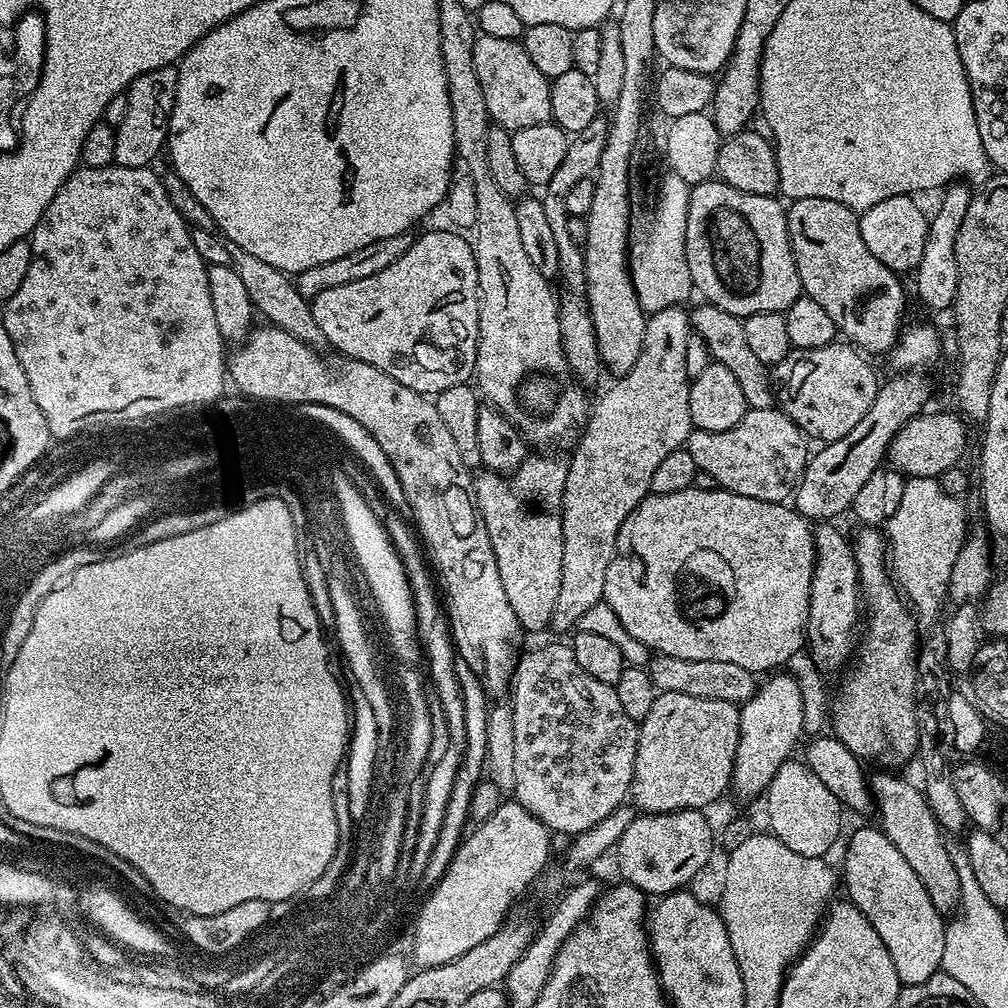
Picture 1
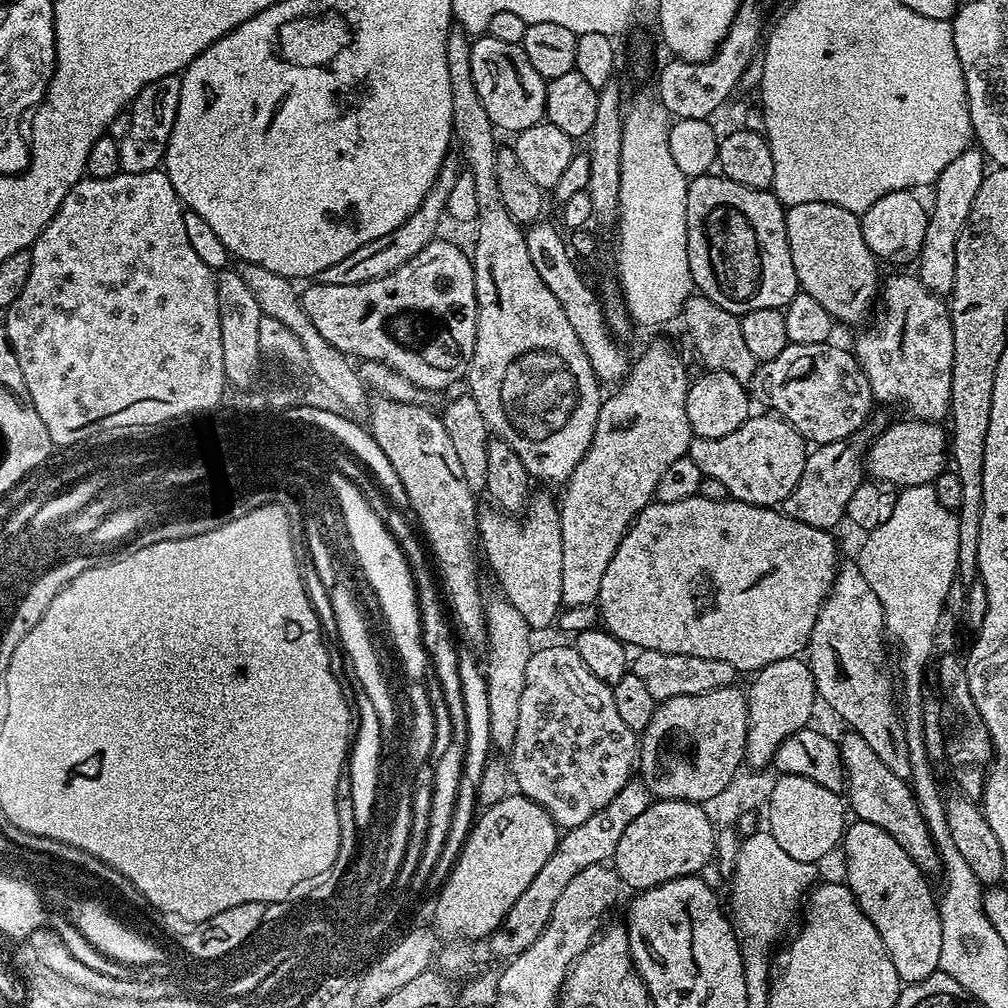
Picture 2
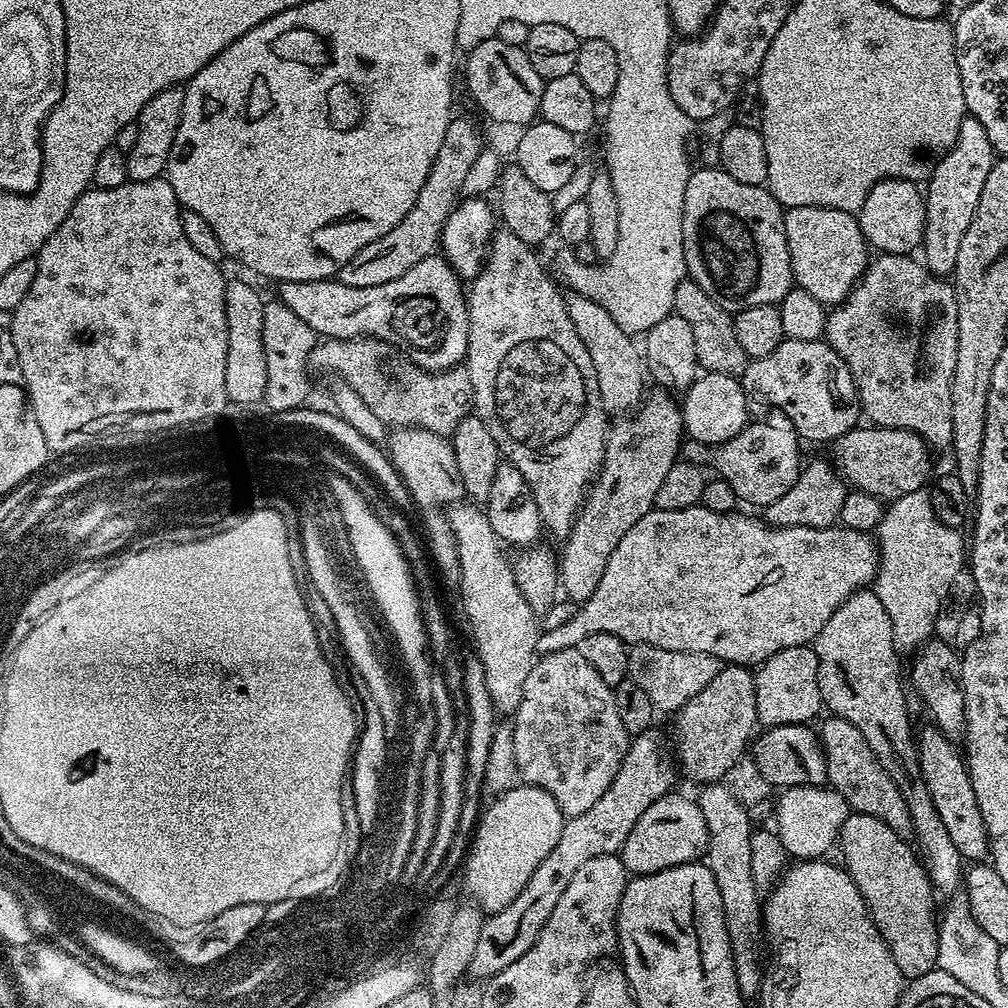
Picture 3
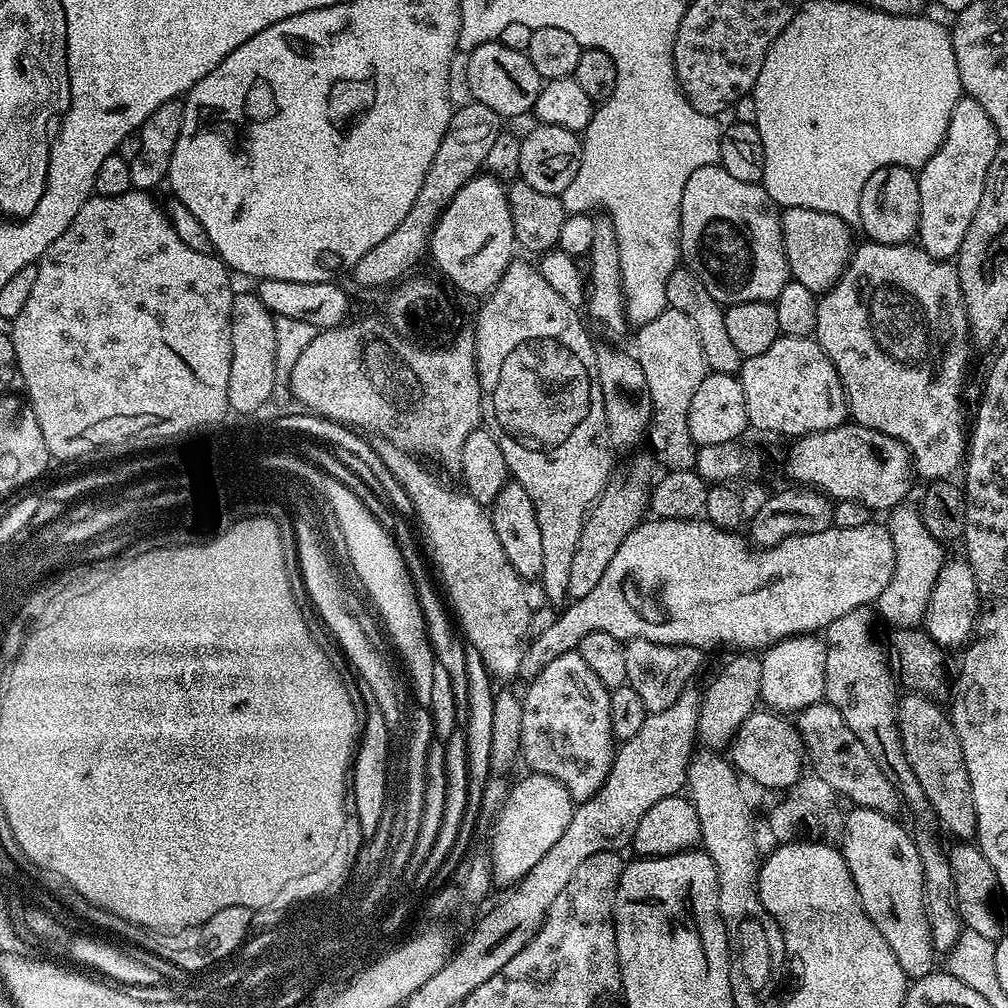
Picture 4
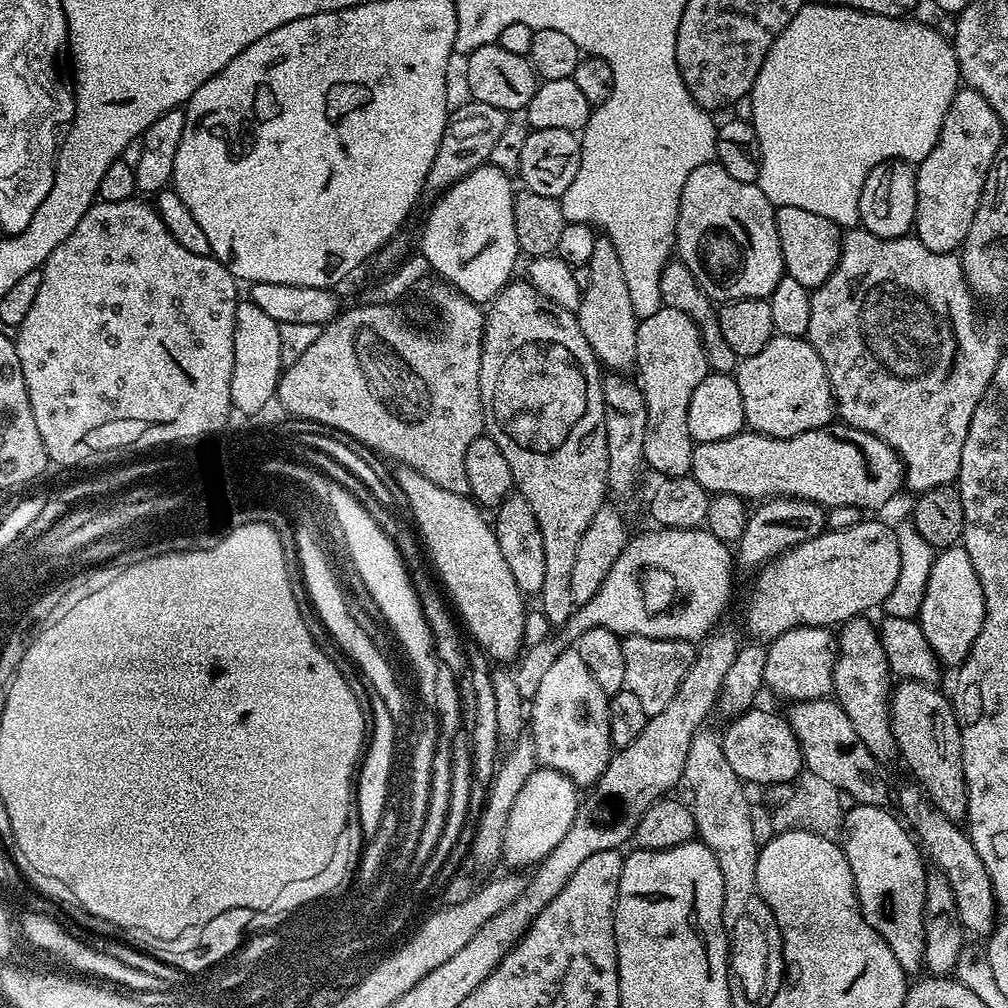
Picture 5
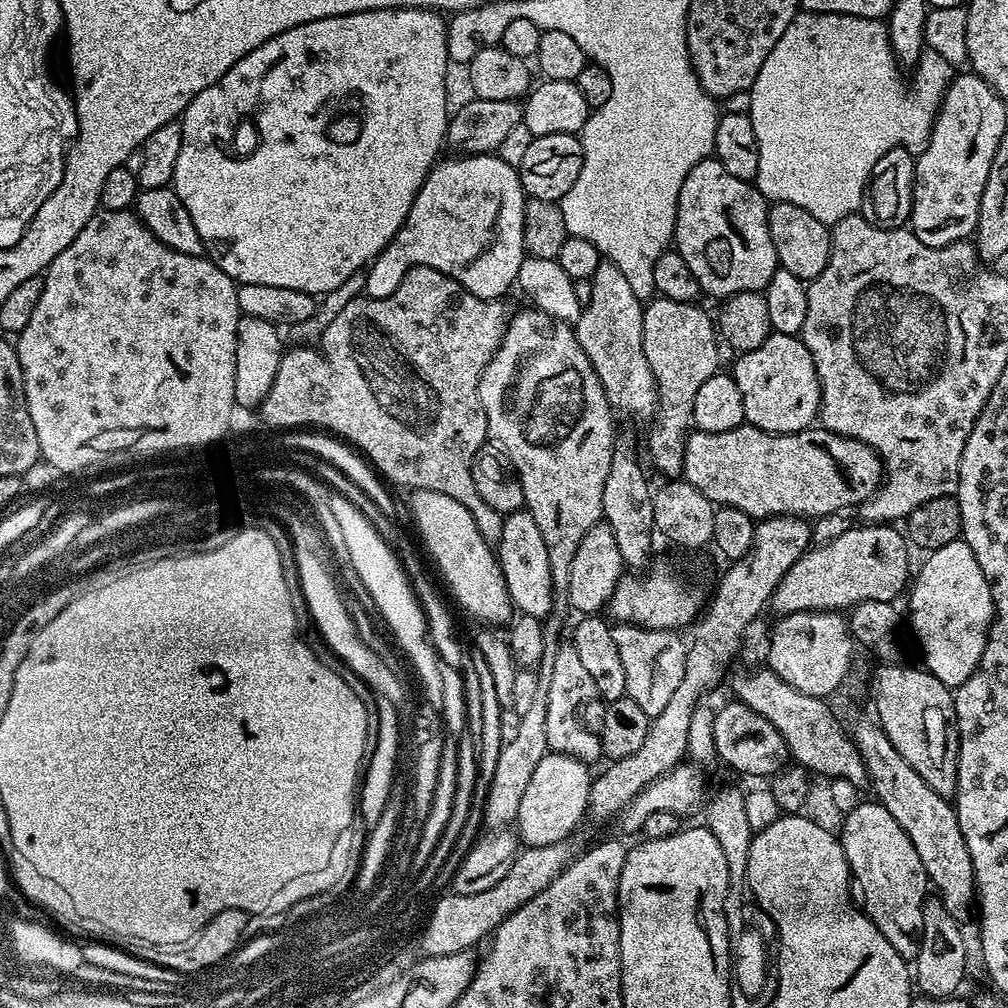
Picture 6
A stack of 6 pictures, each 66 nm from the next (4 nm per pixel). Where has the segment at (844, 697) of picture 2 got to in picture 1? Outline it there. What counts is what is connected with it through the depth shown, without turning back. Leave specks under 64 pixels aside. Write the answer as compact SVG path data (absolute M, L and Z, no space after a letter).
M820 522L814 528L816 569L810 582L806 651L812 656L814 666L821 674L836 672L849 663L858 640L858 625L862 620L860 571L852 553L849 537L844 537L836 526L832 522Z

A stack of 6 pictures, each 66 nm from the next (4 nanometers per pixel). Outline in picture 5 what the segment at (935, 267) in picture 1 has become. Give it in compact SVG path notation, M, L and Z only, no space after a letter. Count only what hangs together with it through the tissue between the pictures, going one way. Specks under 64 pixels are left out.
M961 87L950 102L950 110L946 110L934 150L916 168L914 235L930 250L955 253L963 245L978 210L986 174L1005 136L1006 130L990 102L974 89Z

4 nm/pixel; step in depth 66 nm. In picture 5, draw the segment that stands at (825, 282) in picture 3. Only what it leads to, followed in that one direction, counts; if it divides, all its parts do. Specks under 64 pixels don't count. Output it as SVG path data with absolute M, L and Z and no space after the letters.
M782 206L776 208L776 225L778 226L778 242L782 242L782 258L784 271L794 282L802 282L810 290L818 289L822 282L830 278L840 261L840 245L842 229L830 218L822 218L822 214L810 214L810 210L798 210L798 206Z

